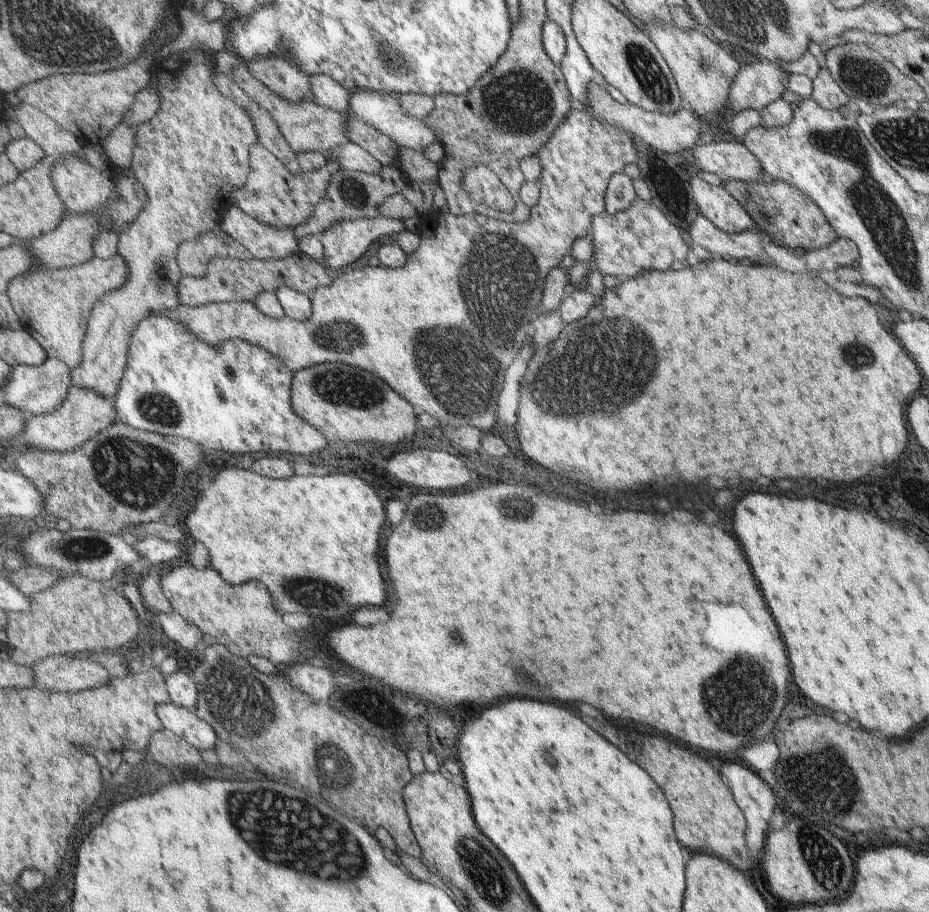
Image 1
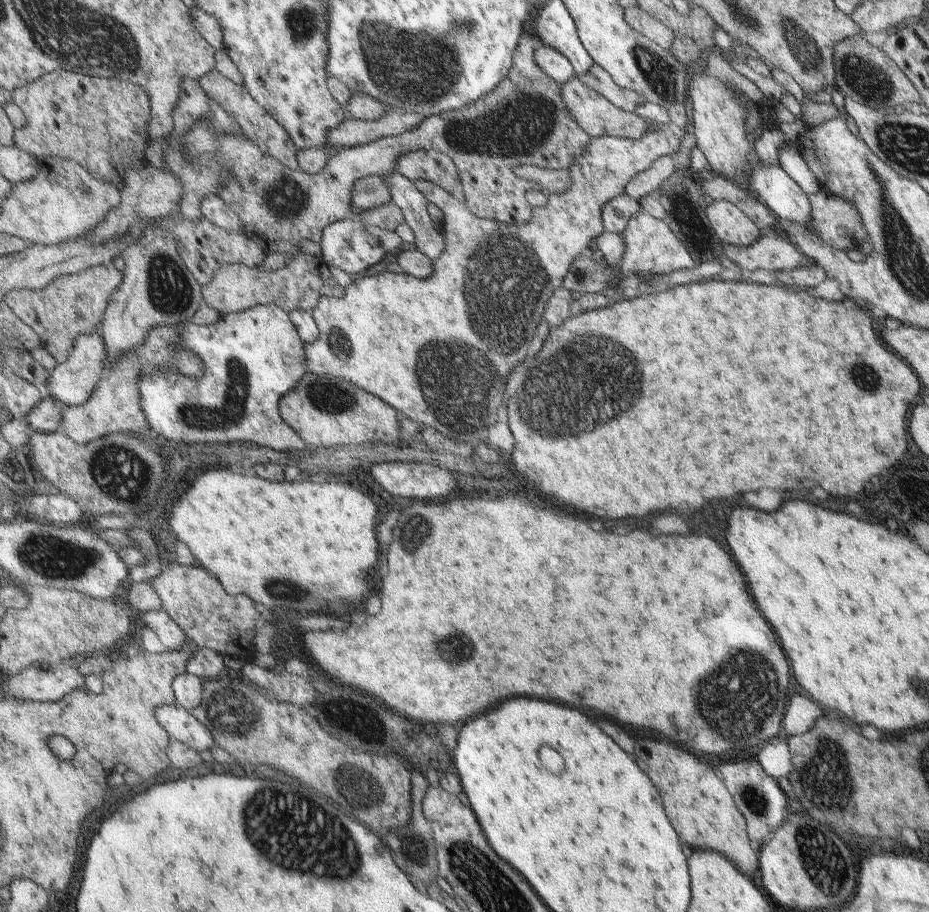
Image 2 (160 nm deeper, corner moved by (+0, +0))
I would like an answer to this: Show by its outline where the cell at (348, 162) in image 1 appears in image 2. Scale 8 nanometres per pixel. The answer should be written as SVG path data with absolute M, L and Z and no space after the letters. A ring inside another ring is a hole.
M397 172L385 174L383 178L389 184L392 200L401 210L404 222L414 235L412 248L429 259L437 258L443 250L444 236L441 227L429 218L425 198L411 181Z

